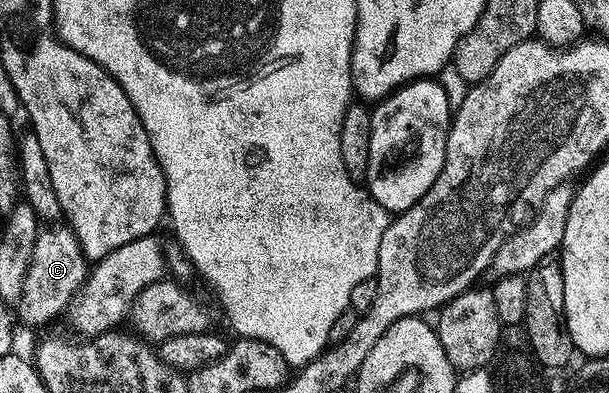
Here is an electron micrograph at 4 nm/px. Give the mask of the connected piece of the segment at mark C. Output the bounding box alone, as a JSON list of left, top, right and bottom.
[16,227,88,325]

